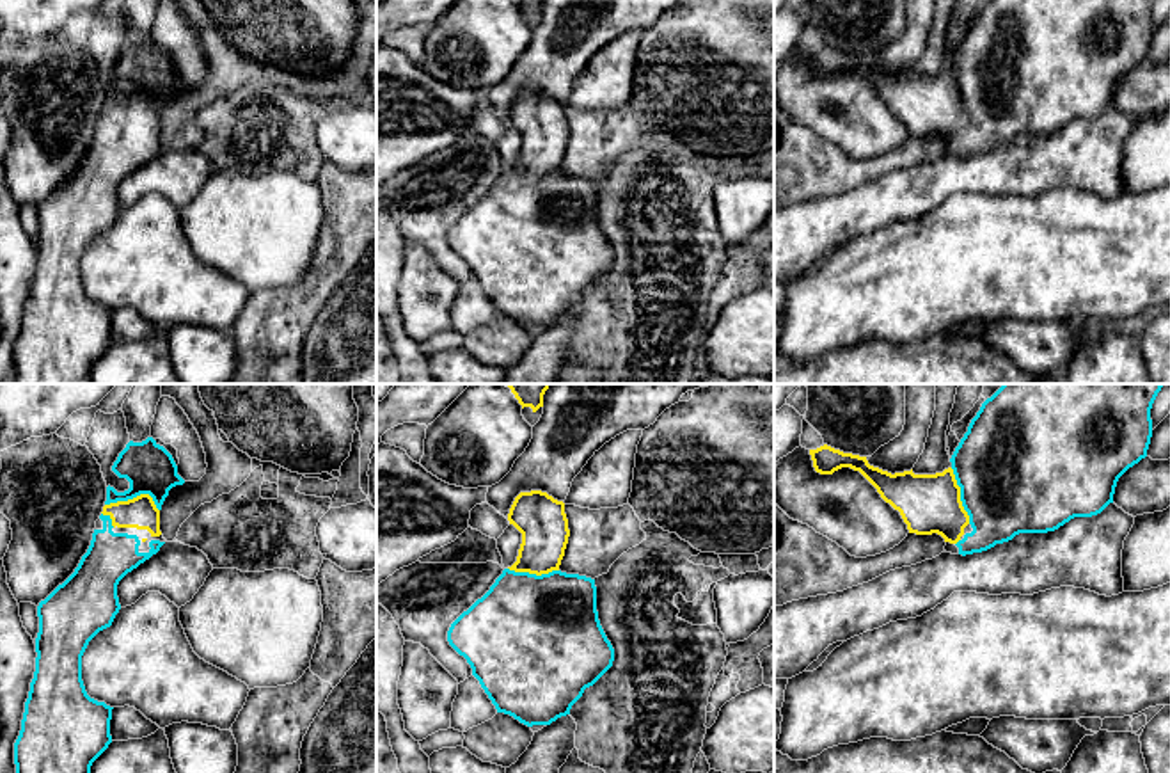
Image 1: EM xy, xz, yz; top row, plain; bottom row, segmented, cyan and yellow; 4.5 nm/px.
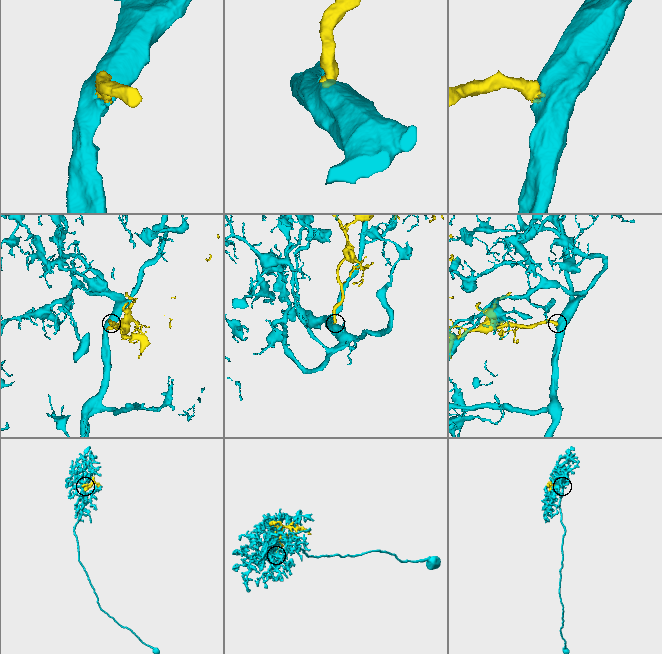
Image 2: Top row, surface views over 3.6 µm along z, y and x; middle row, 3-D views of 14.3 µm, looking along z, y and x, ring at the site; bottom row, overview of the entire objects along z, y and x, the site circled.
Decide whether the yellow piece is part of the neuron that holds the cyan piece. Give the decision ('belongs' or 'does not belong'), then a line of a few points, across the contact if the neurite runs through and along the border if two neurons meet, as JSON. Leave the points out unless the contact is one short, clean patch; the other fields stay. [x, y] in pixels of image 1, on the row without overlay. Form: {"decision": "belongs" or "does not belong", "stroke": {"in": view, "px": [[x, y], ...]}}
{"decision": "belongs", "stroke": {"in": "xy", "px": [[150, 70], [150, 84], [135, 98], [141, 114]]}}

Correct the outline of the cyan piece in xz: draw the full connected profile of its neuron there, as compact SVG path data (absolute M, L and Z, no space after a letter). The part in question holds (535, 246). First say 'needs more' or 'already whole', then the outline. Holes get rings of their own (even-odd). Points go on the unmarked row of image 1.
needs more; M542 92L520 94L508 123L522 135L517 163L504 171L490 192L451 226L447 243L467 261L497 315L510 316L527 329L550 327L570 316L584 291L613 268L614 251L598 222L595 181L559 172L570 139L565 105Z

